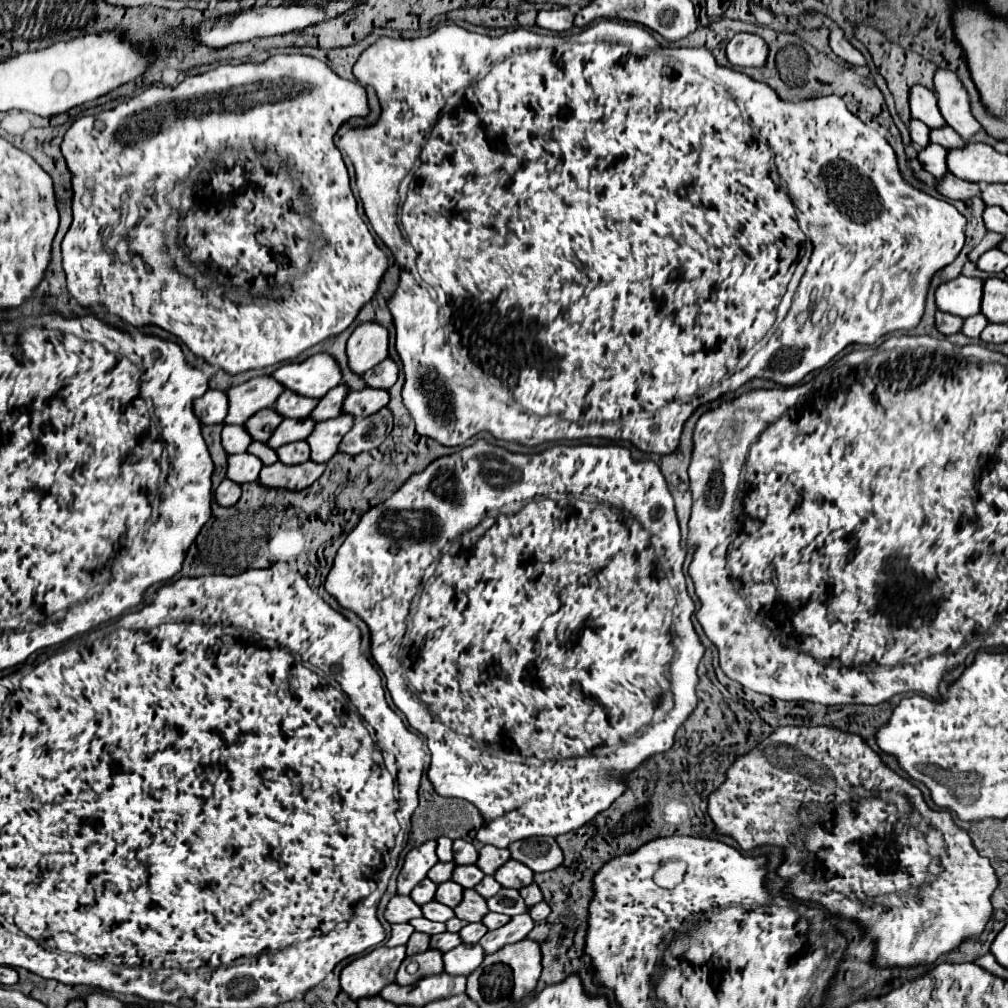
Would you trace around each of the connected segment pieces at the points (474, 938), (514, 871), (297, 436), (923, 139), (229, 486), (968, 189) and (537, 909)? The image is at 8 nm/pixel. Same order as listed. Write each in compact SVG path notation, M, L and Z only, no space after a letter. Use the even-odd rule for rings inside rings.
M479 921L479 923L469 923L469 925L465 925L465 927L459 931L463 943L469 943L469 945L479 943L479 939L481 939L485 933L487 933L487 927L485 927L481 921Z
M509 859L505 865L501 865L495 871L495 879L503 885L503 887L513 887L513 889L521 889L525 885L529 885L533 881L533 871L529 867L525 867L523 863Z
M305 417L305 419L283 419L283 423L275 429L269 445L273 449L279 449L281 445L307 439L311 435L313 427L315 427L315 421L311 417Z
M911 119L909 131L911 131L911 139L913 139L913 143L915 143L917 149L925 149L925 147L931 143L931 141L929 141L929 131L931 131L931 129L929 129L925 123Z
M223 479L221 485L215 489L215 501L223 507L231 507L239 501L241 497L241 487L229 479Z
M947 173L943 181L939 183L939 193L945 195L947 199L957 199L957 201L967 201L971 197L977 197L981 193L979 185L975 183L965 183L963 179L957 179L953 173Z
M541 901L541 903L533 905L533 907L531 907L531 911L529 911L529 915L531 915L535 921L543 921L543 919L547 919L547 917L549 917L549 913L551 913L551 909L549 909L549 905L547 905L545 901Z

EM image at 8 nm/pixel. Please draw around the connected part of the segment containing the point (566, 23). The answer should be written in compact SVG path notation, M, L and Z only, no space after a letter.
M567 7L539 11L537 25L543 29L549 29L549 31L569 31L573 27L573 17L575 17L575 13Z

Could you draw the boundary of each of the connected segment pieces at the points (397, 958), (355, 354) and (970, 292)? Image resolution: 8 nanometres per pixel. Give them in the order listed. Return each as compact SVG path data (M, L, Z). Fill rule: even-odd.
M377 947L357 957L341 971L341 989L353 999L373 997L395 981L395 973L405 957L405 947Z
M377 321L357 325L347 341L347 357L349 367L357 375L363 375L367 369L389 357L389 331Z
M959 275L957 279L943 283L937 289L935 297L937 297L937 307L941 311L967 319L969 315L977 315L981 311L983 281Z

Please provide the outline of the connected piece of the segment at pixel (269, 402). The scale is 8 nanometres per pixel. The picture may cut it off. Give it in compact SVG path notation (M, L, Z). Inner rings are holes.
M271 375L253 377L247 383L231 387L227 391L229 397L229 415L225 423L243 425L253 413L265 407L273 407L277 397L283 393L283 385L275 381Z

